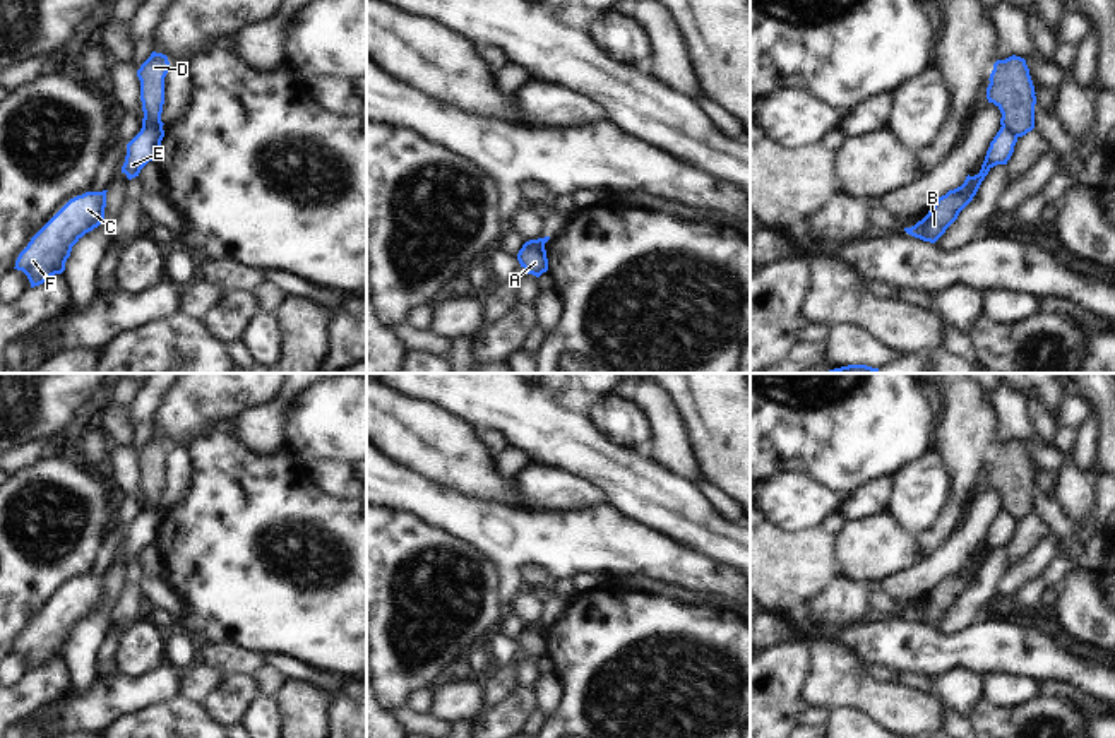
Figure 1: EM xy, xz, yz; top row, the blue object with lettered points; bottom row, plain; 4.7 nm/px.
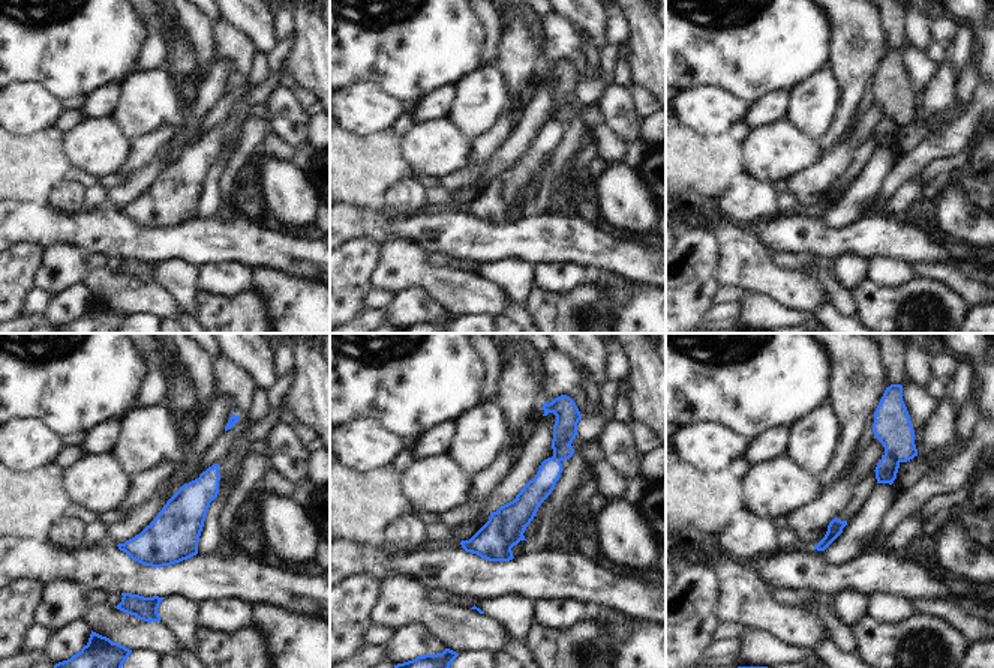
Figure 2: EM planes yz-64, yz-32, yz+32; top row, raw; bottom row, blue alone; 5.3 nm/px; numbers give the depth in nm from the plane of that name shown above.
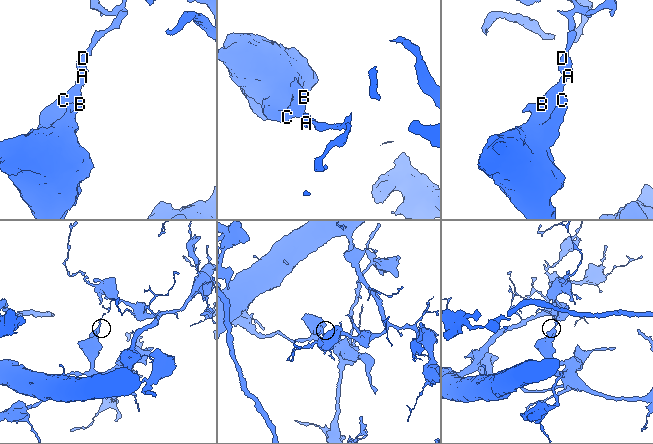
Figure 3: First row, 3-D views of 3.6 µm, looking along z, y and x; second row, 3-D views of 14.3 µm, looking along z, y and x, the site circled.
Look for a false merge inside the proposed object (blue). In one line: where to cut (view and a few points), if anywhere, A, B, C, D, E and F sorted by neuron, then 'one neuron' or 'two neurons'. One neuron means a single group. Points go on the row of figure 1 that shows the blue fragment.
cut in xy along (143, 125), (161, 127); A D / B C E F; two neurons

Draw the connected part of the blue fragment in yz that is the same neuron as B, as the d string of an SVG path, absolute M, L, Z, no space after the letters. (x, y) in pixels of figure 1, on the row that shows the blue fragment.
M1000 127L987 151L981 170L975 176L966 176L964 183L939 197L928 214L904 231L923 241L935 243L945 229L957 219L959 212L973 200L988 171L997 164L1007 164L1014 152L1017 137Z

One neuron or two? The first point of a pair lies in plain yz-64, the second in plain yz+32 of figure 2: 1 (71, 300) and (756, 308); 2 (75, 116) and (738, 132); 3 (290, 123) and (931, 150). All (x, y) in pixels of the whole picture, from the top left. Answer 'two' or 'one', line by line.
1: one
2: one
3: two

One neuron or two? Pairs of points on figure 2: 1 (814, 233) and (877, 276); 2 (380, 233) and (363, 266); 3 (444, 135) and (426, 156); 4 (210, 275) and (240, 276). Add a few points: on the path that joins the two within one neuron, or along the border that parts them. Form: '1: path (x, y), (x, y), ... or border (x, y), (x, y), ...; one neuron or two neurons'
1: border (868, 261), (891, 258), (904, 263); two neurons
2: border (345, 243), (374, 240), (381, 248); two neurons
3: path (440, 140), (428, 152); one neuron
4: path (218, 276), (233, 276); one neuron

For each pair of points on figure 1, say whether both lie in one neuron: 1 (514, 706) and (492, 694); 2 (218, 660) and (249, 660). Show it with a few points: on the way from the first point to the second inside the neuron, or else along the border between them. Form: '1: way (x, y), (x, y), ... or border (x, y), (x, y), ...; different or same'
1: border (518, 684), (482, 720); different
2: way (225, 660), (242, 660); same

